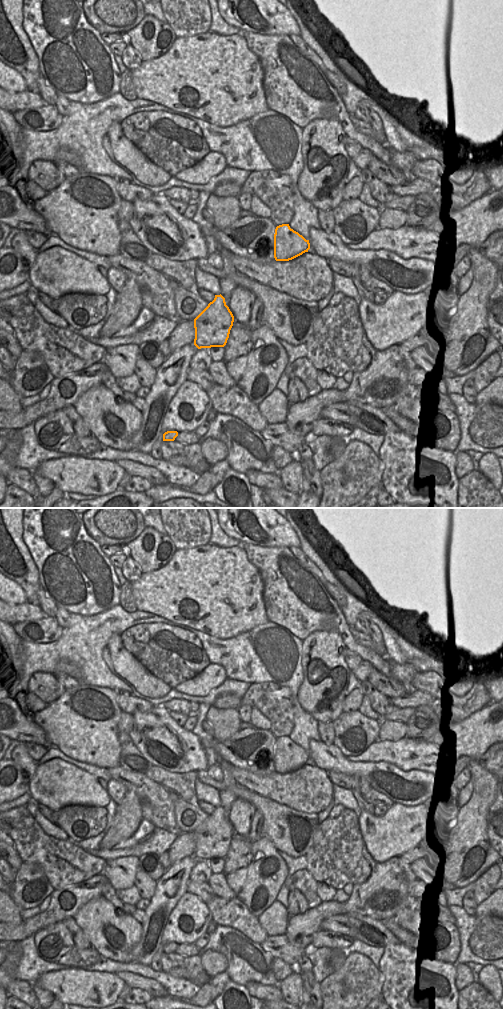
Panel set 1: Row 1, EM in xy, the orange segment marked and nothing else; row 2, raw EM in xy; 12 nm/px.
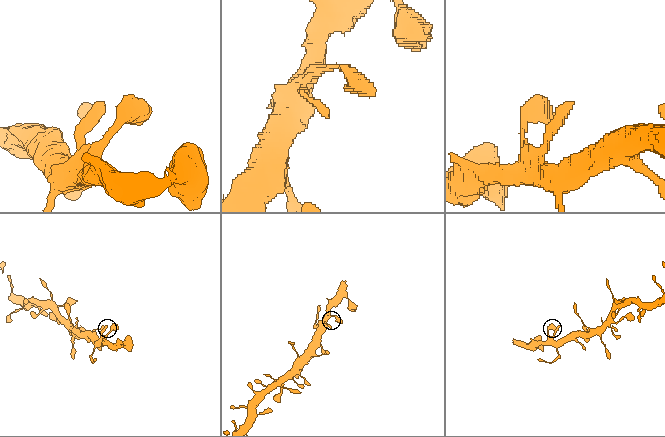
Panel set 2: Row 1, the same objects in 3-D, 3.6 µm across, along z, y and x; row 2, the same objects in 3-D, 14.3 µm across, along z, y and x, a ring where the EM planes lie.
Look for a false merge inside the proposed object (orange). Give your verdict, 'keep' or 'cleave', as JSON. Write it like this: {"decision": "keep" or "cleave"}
{"decision": "keep"}

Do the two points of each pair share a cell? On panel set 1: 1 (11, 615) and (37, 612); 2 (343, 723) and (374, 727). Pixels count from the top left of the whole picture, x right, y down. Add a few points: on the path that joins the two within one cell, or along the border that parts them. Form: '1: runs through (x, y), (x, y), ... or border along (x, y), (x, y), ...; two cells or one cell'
1: runs through (17, 613), (31, 612); one cell
2: runs through (351, 723), (357, 723), (360, 720), (366, 726); one cell

